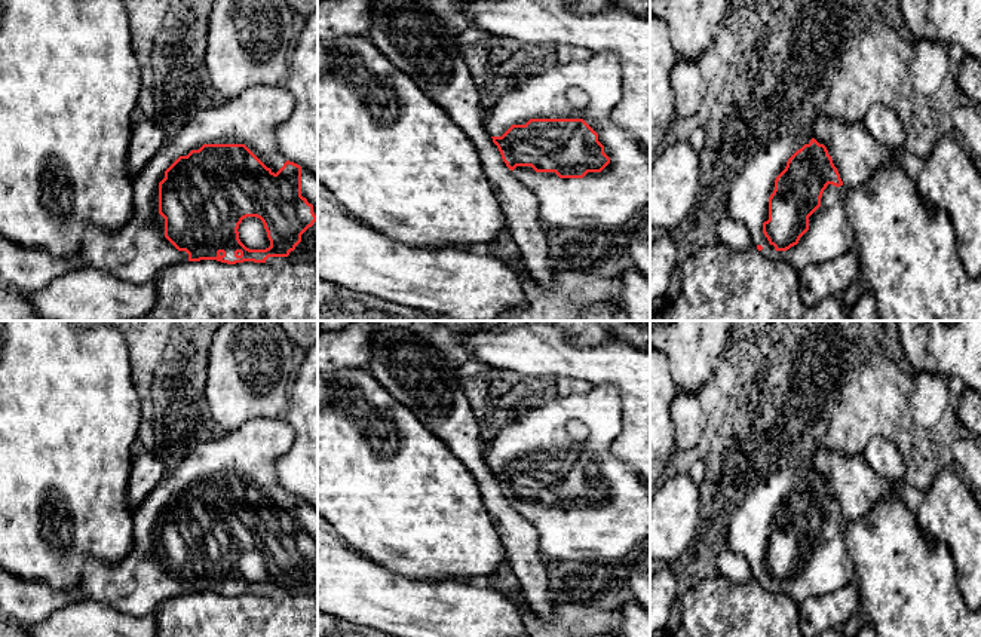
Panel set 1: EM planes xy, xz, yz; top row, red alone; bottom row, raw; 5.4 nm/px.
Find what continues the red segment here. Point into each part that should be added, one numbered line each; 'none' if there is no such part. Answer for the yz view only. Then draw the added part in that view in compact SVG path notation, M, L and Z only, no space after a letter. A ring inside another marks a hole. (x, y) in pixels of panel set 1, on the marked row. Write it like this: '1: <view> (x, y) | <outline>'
1: yz (830, 235) | M807 131L773 140L748 160L730 184L727 196L730 218L748 229L752 245L761 245L766 258L785 261L798 273L809 264L822 264L856 248L855 232L844 211L844 186L827 186L821 206L809 217L809 230L790 249L776 251L763 233L776 177L785 169L788 159L810 140Z

